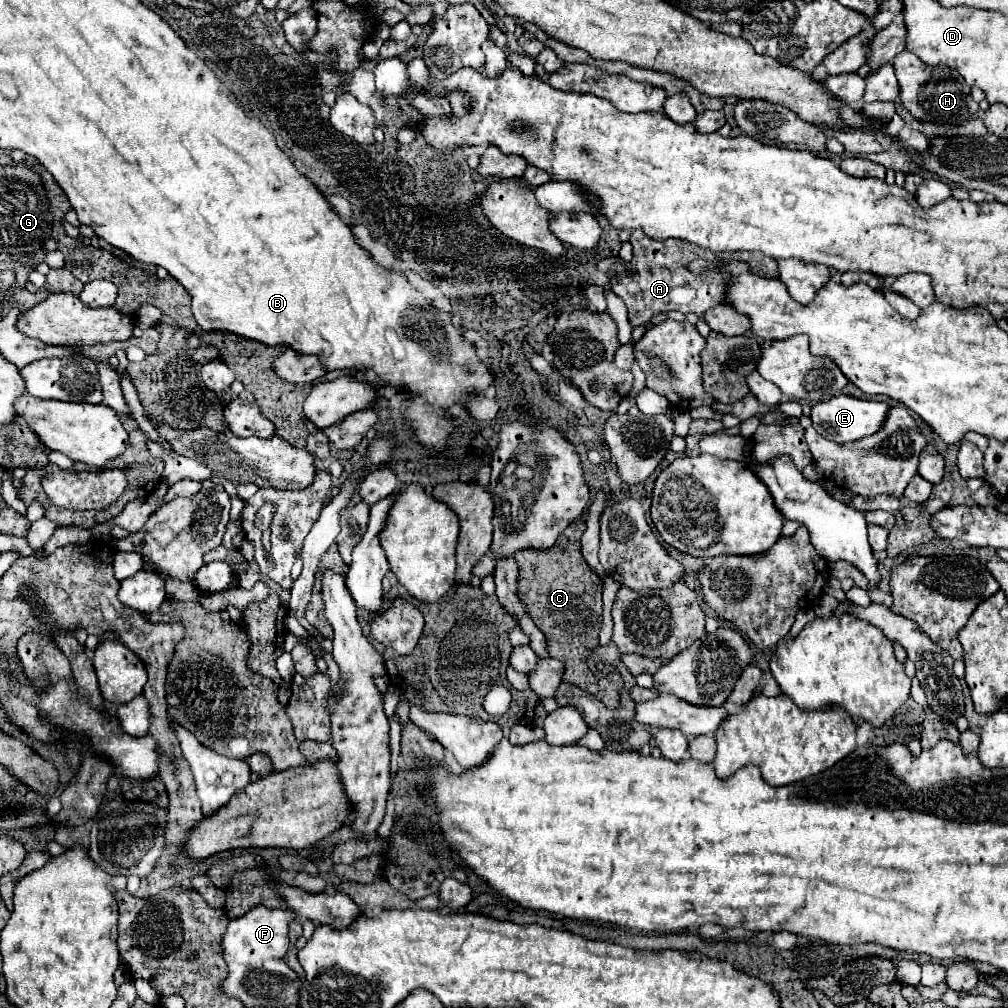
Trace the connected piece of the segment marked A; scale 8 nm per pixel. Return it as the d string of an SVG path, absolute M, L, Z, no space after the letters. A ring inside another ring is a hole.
M640 230L632 232L630 244L634 246L634 256L630 260L630 268L628 270L621 268L611 272L610 284L612 284L612 292L624 300L632 328L636 328L640 324L648 324L650 318L660 312L678 310L682 314L694 312L694 314L702 316L708 308L722 304L724 294L726 294L726 278L722 278L722 272L718 270L718 266L714 270L704 272L702 276L694 276L686 268L692 260L706 258L706 260L720 262L720 260L732 258L732 260L746 260L748 264L756 266L756 258L752 252L722 254L722 258L716 258L712 252L700 250L694 244L688 244L682 240L658 242L658 240L652 240L650 236L644 236L644 232L640 232Z

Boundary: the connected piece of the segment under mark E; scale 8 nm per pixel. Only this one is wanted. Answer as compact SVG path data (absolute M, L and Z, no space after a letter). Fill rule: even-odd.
M836 396L836 398L830 398L826 402L820 402L816 406L812 406L812 422L814 422L814 428L826 436L828 440L832 442L838 442L838 444L848 444L848 442L856 442L856 440L862 440L864 436L872 436L880 430L880 424L884 424L886 416L888 416L888 404L886 402L872 402L872 400L858 400L858 398L852 398L852 396Z

